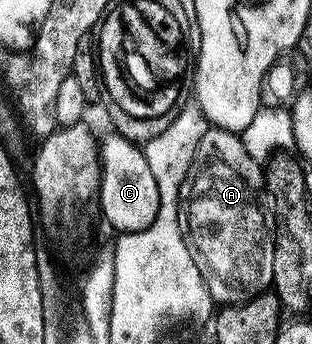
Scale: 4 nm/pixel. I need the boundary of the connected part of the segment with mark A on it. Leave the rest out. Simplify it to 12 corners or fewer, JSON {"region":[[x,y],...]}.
{"region":[[207,127],[178,226],[219,305],[263,291],[264,168]]}

